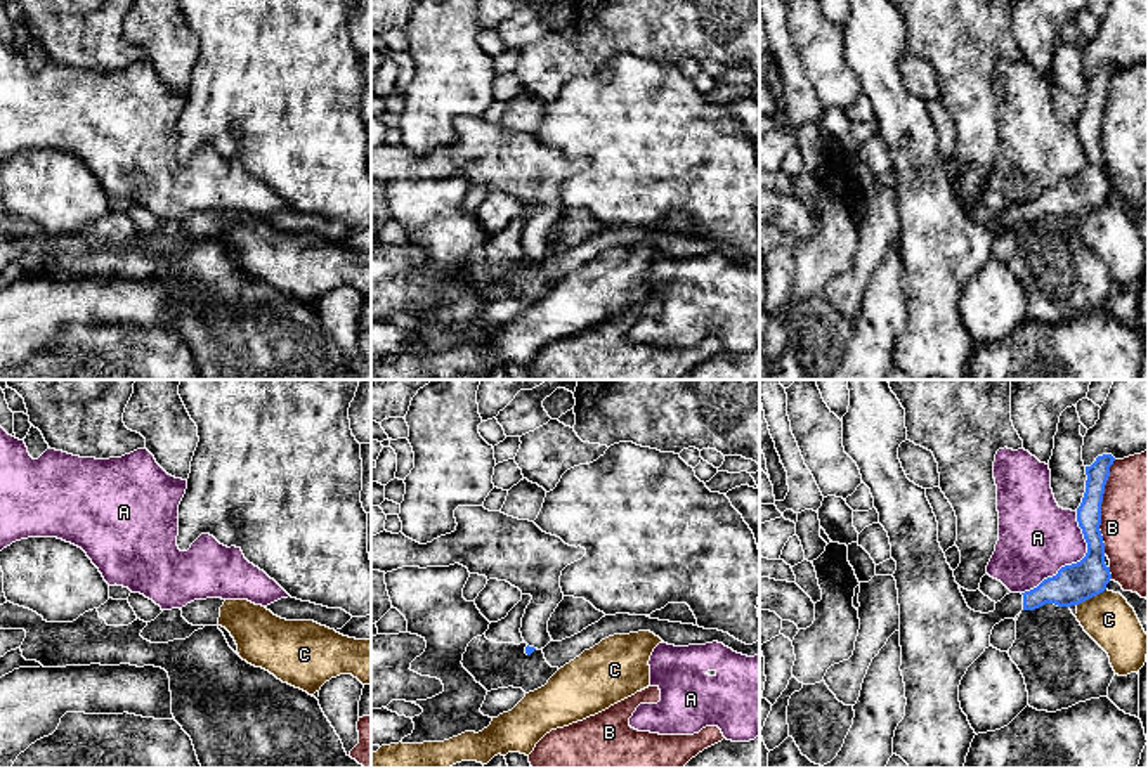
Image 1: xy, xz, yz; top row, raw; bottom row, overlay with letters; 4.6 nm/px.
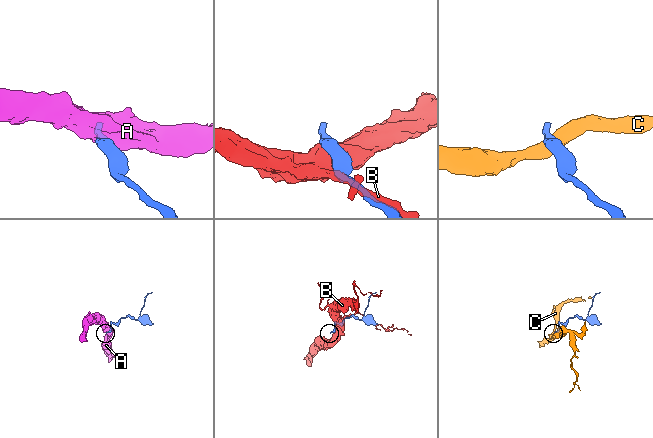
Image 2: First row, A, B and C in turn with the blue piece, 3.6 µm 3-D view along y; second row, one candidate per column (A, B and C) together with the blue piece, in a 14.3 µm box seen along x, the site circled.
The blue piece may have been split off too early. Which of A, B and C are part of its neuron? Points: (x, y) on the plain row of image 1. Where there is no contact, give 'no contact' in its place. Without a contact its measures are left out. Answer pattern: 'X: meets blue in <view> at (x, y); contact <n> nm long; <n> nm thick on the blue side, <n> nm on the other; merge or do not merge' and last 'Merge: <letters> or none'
A: meets blue in yz at (1074, 175); contact 460 nm long; 180 nm thick on the blue side, 360 nm on the other; do not merge
B: meets blue in yz at (1100, 118); contact 440 nm long; 110 nm thick on the blue side, 440 nm on the other; do not merge
C: meets blue in yz at (1091, 208); contact 160 nm long; 180 nm thick on the blue side, 240 nm on the other; do not merge
Merge: none

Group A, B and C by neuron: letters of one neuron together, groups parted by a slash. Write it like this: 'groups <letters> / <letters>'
groups A / B / C

